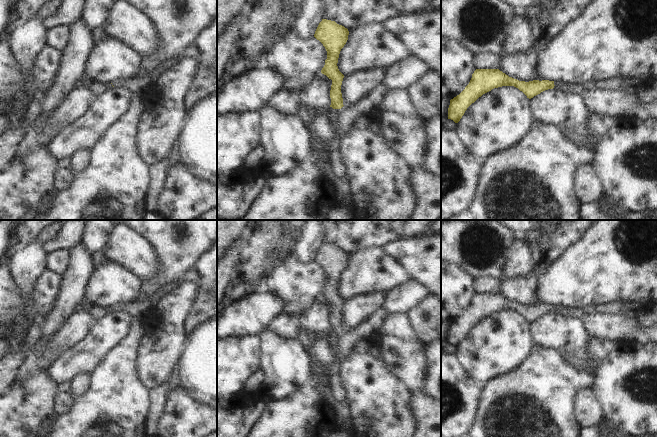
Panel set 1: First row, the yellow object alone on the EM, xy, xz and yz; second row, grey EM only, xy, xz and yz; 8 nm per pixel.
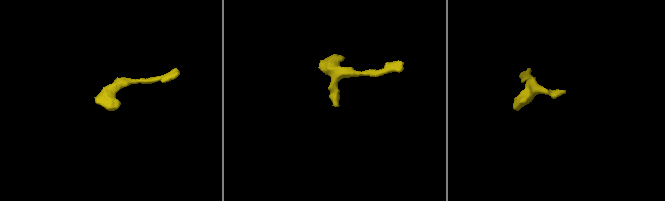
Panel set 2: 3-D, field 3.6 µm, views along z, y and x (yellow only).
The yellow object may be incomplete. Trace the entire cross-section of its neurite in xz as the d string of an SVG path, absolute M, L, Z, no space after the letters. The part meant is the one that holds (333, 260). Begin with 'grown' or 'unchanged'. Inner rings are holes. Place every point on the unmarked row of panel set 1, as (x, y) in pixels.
grown | M322 243L314 258L314 261L323 268L327 275L327 283L321 297L332 304L330 331L337 335L335 358L340 361L349 355L351 348L357 341L363 338L370 339L381 330L388 315L385 309L380 308L353 330L346 331L343 329L341 309L344 299L339 295L337 287L340 275L348 264L348 259L347 252L327 243Z

